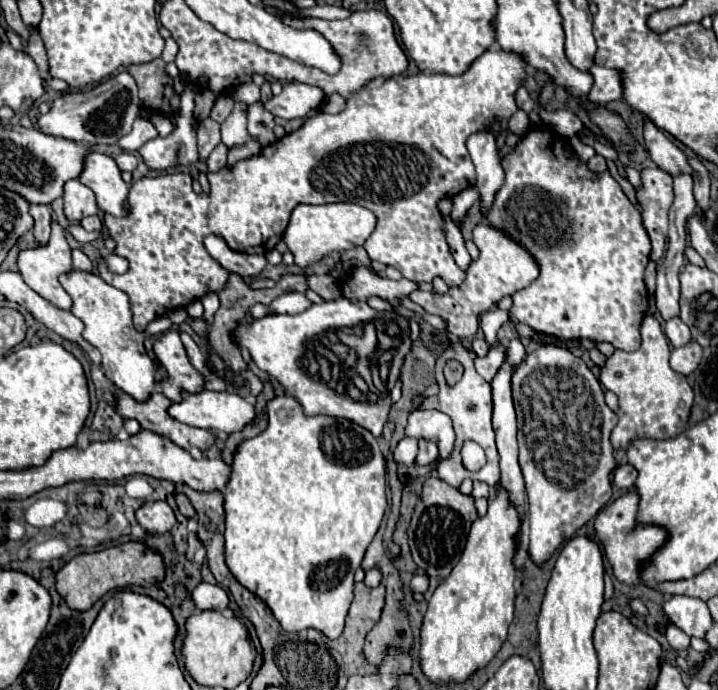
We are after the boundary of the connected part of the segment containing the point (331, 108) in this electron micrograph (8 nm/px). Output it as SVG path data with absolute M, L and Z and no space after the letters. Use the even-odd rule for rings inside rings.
M330 94L330 96L326 98L326 102L322 104L322 110L328 112L328 114L338 114L338 112L342 112L344 108L346 108L346 100L344 100L340 94Z

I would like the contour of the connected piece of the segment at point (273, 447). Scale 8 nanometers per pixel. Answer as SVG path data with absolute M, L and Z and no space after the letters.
M286 394L276 396L274 400L268 402L268 418L270 418L268 428L262 434L258 434L256 438L242 442L242 446L234 454L232 474L230 474L230 480L228 480L226 490L224 490L225 562L228 564L232 576L244 588L248 588L252 594L256 594L272 610L272 614L276 616L276 620L280 622L280 626L286 632L300 632L306 628L316 628L326 638L334 640L344 630L344 618L346 618L350 602L354 598L354 572L360 566L368 544L372 542L374 534L378 532L388 505L386 478L384 478L386 476L384 456L380 452L378 440L368 430L364 430L364 428L360 428L348 420L340 420L340 418L332 418L332 416L306 416L302 412L302 406Z

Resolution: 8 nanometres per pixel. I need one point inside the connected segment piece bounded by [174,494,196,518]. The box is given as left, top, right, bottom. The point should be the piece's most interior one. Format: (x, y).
(184, 506)

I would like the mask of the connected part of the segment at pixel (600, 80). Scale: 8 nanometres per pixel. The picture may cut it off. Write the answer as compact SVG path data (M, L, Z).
M592 66L590 74L594 78L594 84L586 96L590 102L594 102L598 106L606 106L608 102L620 100L620 96L622 96L620 72L610 70L610 68L602 68L602 66Z

